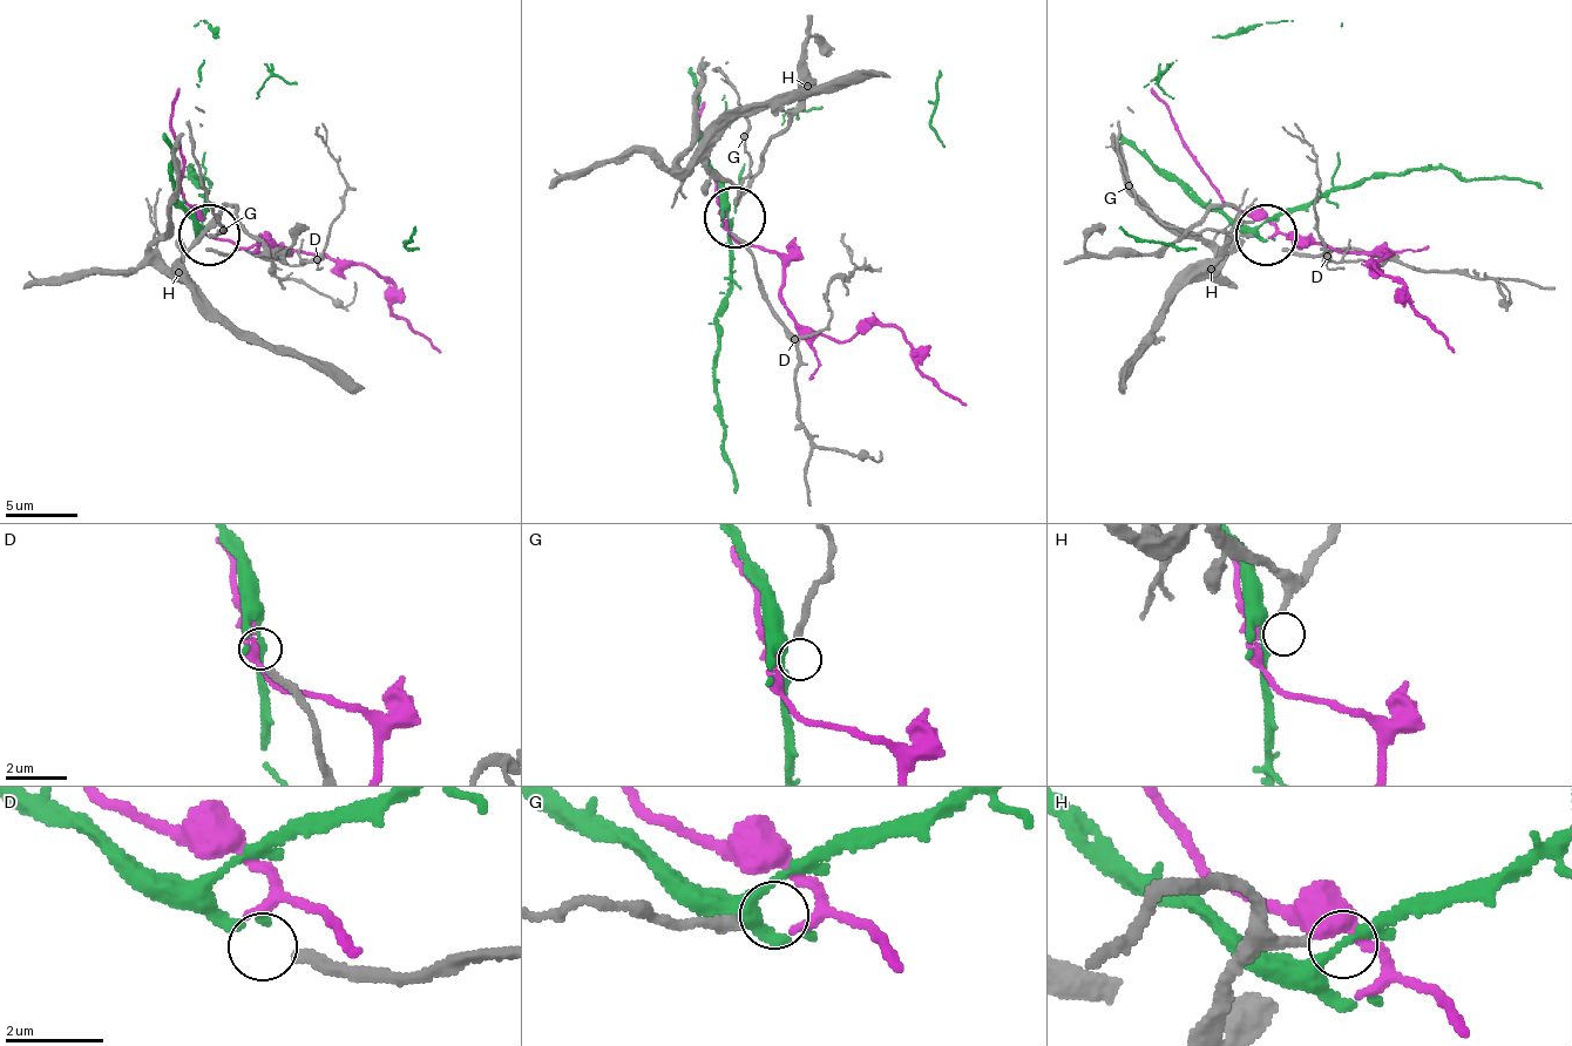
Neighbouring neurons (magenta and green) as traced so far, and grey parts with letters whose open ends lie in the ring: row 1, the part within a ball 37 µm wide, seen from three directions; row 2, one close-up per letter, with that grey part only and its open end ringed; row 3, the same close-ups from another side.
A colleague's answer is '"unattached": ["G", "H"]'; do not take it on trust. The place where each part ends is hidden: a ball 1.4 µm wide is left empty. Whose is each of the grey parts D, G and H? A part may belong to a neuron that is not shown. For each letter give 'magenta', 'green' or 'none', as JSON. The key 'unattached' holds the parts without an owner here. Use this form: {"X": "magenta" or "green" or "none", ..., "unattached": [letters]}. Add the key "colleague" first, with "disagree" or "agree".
{"colleague": "agree", "D": "green", "G": "none", "H": "none", "unattached": ["G", "H"]}

